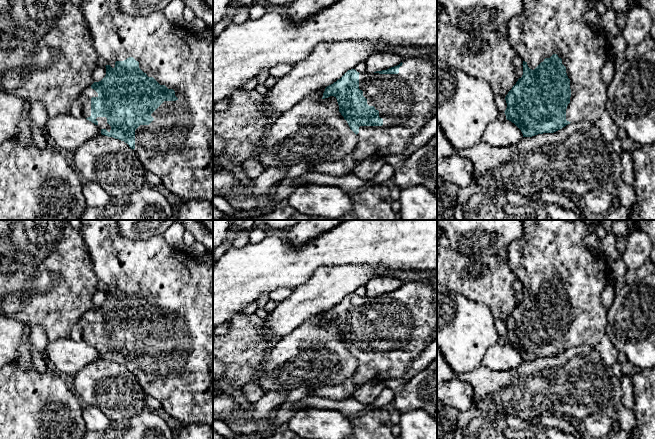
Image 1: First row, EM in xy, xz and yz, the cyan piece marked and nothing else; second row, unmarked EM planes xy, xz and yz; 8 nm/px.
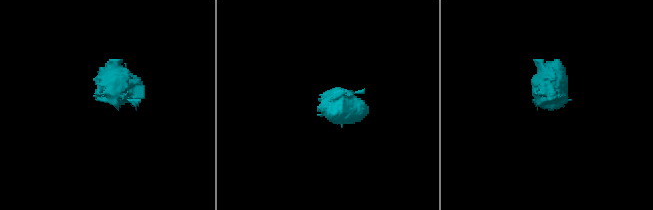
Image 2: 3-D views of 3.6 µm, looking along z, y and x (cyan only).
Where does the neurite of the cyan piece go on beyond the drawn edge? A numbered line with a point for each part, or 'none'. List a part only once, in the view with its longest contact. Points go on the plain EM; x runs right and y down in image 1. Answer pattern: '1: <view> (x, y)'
1: xy (175, 370)

